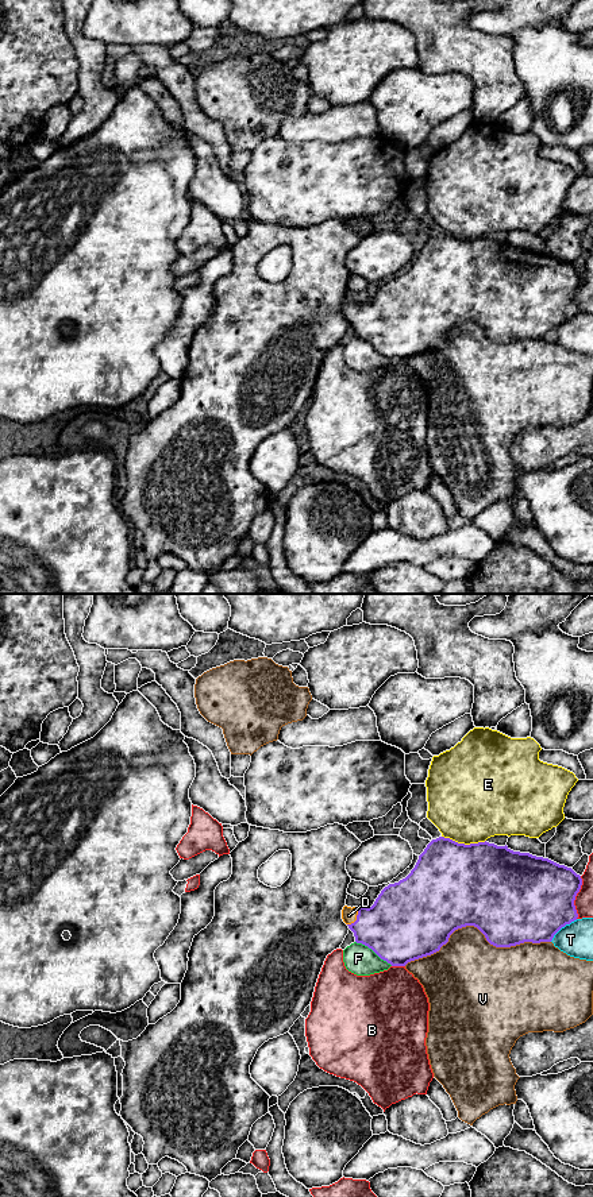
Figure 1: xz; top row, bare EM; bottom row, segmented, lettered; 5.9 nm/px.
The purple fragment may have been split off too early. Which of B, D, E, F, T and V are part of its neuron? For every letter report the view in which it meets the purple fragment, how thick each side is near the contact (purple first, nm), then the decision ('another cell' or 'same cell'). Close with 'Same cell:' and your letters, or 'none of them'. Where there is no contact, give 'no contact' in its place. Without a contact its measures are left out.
B: xz | 440/420 nm | another cell
D: xz | 400/90 nm | same cell
E: xz | 500/480 nm | another cell
F: xz | 440/180 nm | another cell
T: xz | 500/200 nm | another cell
V: xz | 500/380 nm | another cell
Same cell: D

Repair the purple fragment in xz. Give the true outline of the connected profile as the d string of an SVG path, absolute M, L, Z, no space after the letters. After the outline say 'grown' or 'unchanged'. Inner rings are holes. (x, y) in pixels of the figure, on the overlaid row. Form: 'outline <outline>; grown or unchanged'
outline M439 837L427 845L405 879L385 887L369 908L344 906L342 919L354 932L357 943L367 946L392 966L405 966L439 951L455 930L466 926L477 927L496 947L551 942L562 927L577 920L574 900L581 885L579 874L548 858L513 852L507 845L497 846L486 841L465 845Z; grown

